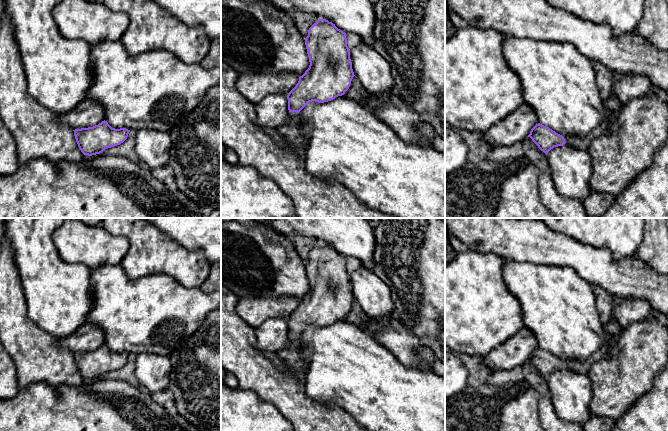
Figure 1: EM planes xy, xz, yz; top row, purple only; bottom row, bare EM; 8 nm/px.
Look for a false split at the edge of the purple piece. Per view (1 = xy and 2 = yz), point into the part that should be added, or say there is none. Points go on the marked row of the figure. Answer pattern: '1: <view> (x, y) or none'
1: none
2: yz (612, 103)

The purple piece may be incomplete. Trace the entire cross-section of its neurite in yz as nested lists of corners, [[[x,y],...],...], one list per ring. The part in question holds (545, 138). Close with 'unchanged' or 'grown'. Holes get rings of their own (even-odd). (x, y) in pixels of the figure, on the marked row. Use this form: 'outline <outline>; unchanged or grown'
outline [[[612,95],[605,100],[604,104],[605,107],[610,110],[609,116],[588,135],[569,135],[564,138],[549,127],[538,123],[531,129],[528,137],[530,137],[545,154],[554,147],[563,146],[565,143],[574,148],[588,150],[594,138],[605,133],[611,124],[616,121],[623,106],[615,95]]]; grown

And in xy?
outline [[[105,120],[93,127],[73,131],[79,149],[88,156],[100,154],[107,148],[120,145],[130,132],[126,128],[112,128]]]; unchanged

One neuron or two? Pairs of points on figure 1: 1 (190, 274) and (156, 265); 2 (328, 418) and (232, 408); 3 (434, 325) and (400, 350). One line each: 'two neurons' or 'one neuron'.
1: one neuron
2: two neurons
3: two neurons

